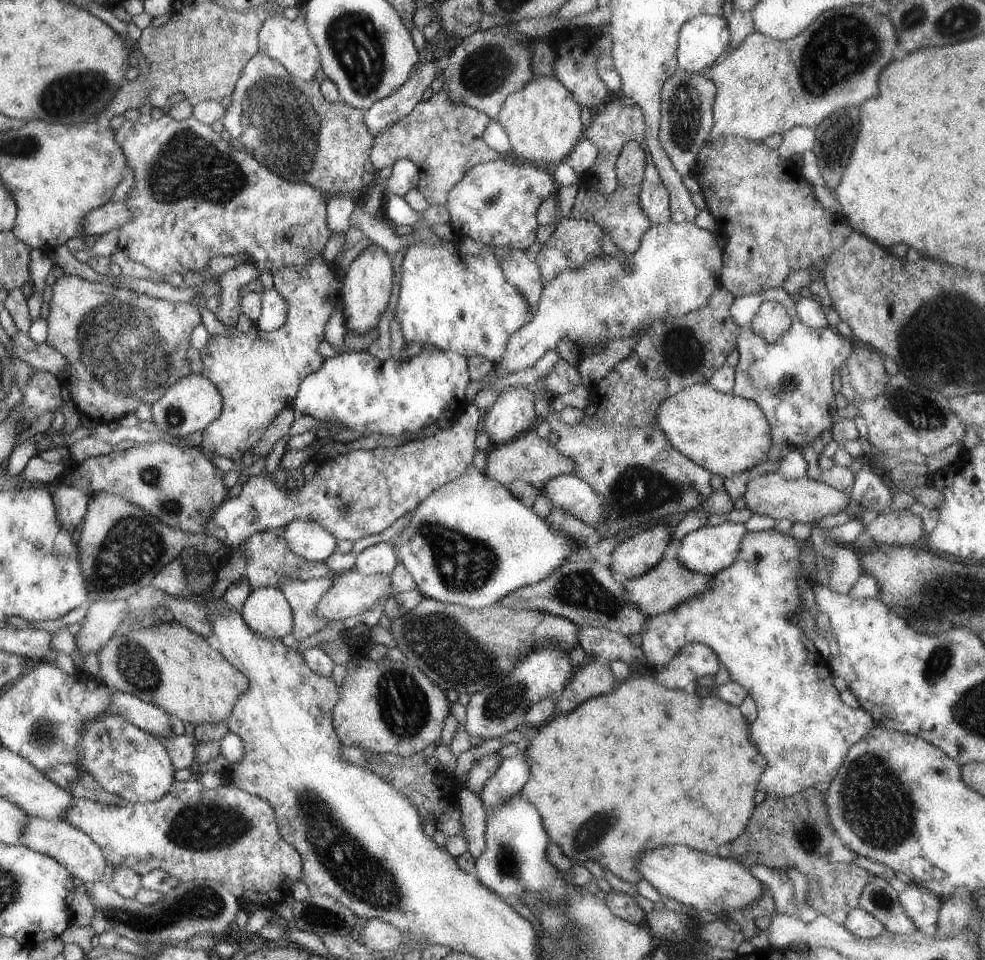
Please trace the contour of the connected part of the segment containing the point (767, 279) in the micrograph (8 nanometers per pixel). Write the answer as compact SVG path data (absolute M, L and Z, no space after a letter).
M725 136L706 140L699 150L693 177L698 182L706 210L711 213L717 233L725 239L721 256L719 286L739 297L757 293L761 289L782 288L781 284L794 269L807 270L823 262L852 232L841 216L824 210L813 197L811 188L801 174L799 164L789 164L760 142L752 142L741 136Z

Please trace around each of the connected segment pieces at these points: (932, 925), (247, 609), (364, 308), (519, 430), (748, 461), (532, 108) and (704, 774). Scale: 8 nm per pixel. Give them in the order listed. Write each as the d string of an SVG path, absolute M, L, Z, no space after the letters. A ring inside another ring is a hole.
M907 886L897 896L899 904L907 917L914 923L915 929L923 935L936 932L936 921L942 899L928 892L924 887Z
M277 587L251 590L240 614L245 626L263 638L281 639L291 633L292 612Z
M371 244L344 271L342 285L339 286L342 297L343 326L347 331L368 332L369 329L376 327L381 314L387 308L394 275L390 256L381 247Z
M527 386L505 387L487 412L480 428L491 444L507 444L533 428L537 417L533 409L533 394Z
M708 383L687 386L663 400L657 406L654 426L665 434L675 451L724 479L733 475L743 477L744 471L765 460L773 443L761 410L751 400L722 394Z
M536 76L505 98L495 120L507 136L509 152L518 161L537 166L541 162L555 164L565 159L583 132L580 112L581 107L575 104L561 82L553 76Z
M649 674L629 676L623 682L617 683L611 692L585 700L567 714L555 714L546 724L538 728L535 737L525 748L529 776L518 794L537 810L548 842L553 842L558 846L571 865L574 861L580 864L585 861L595 861L603 870L607 870L619 880L637 884L641 876L639 876L635 864L637 864L637 856L644 850L651 850L655 846L682 845L712 855L718 846L729 844L745 831L754 810L753 798L758 788L758 779L766 764L764 757L751 741L749 726L750 724L746 722L735 706L722 702L711 692L711 689L710 695L700 698L693 690L663 688ZM715 722L717 722L717 728L721 726L719 730L725 732L719 736L719 740L723 740L727 748L725 746L715 748Z

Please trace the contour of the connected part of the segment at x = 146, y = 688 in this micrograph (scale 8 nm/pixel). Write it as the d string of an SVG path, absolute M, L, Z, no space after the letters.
M158 622L151 628L129 630L125 634L115 634L96 653L99 662L97 677L112 691L126 693L145 703L160 707L167 715L173 716L181 723L214 724L229 718L237 698L247 690L247 680L217 650L213 650L206 638L172 622Z

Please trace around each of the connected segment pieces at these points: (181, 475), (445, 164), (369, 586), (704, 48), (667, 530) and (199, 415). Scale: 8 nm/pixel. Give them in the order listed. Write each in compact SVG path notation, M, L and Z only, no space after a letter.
M161 440L135 443L127 449L112 448L109 454L85 458L79 463L69 460L63 475L40 485L53 494L58 484L75 486L88 498L99 492L123 498L155 516L161 524L192 534L201 533L202 525L209 522L217 506L228 499L223 475L207 454L198 447L175 446Z
M441 89L427 100L415 104L399 122L375 134L368 160L375 171L391 167L400 159L409 160L418 169L415 188L429 205L443 205L451 188L465 176L469 168L497 159L497 152L489 150L482 142L483 130L489 122L489 118L481 112L465 104L453 104L447 92Z
M354 569L341 572L341 574L332 577L331 587L319 598L318 604L315 604L315 614L319 618L325 618L327 623L332 621L340 623L348 617L353 617L357 614L362 615L369 608L377 605L380 599L386 598L387 600L389 598L391 584L389 574L362 576Z
M698 15L677 32L676 68L698 73L729 53L729 30L720 15Z
M653 524L623 539L611 552L609 571L619 583L621 580L637 578L662 560L665 548L671 540L671 524Z
M191 374L171 384L167 391L150 406L151 422L156 428L170 437L181 437L196 430L202 431L207 424L217 419L221 412L221 396L207 378L203 378L201 374Z

